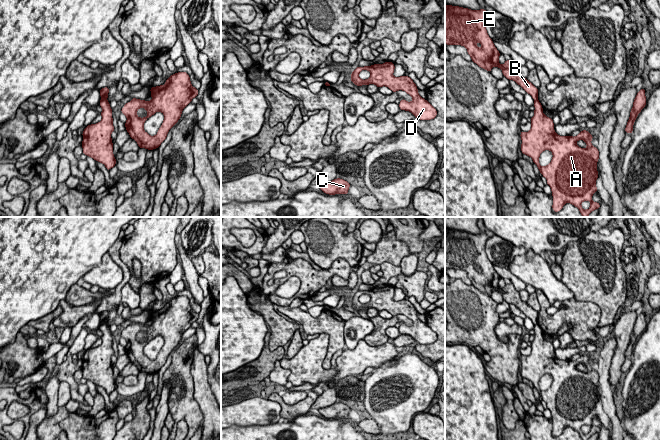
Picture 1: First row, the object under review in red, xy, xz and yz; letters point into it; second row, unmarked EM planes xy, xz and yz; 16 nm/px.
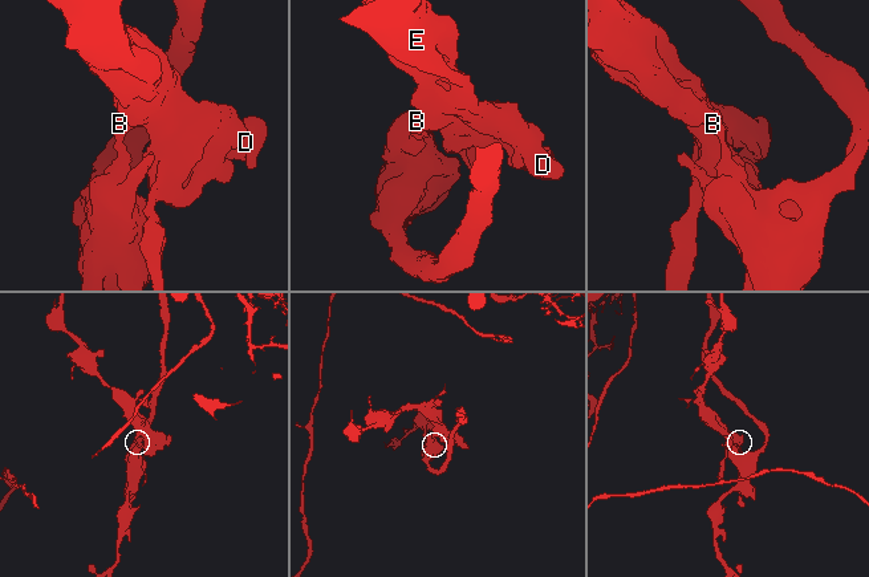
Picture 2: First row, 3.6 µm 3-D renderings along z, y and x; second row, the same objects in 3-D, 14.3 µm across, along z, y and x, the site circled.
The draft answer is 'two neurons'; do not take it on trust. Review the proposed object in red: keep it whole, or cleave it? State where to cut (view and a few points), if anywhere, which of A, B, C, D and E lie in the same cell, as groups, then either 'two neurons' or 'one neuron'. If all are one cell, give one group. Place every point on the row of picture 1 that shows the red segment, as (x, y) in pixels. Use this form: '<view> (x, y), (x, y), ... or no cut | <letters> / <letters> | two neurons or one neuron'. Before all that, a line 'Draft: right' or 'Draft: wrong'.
Draft: right
xy (101, 99), (106, 100) | A C / B D E | two neurons

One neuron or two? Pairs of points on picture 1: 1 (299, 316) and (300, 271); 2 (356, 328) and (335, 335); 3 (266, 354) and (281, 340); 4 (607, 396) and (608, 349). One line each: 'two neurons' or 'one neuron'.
1: two neurons
2: two neurons
3: two neurons
4: one neuron

